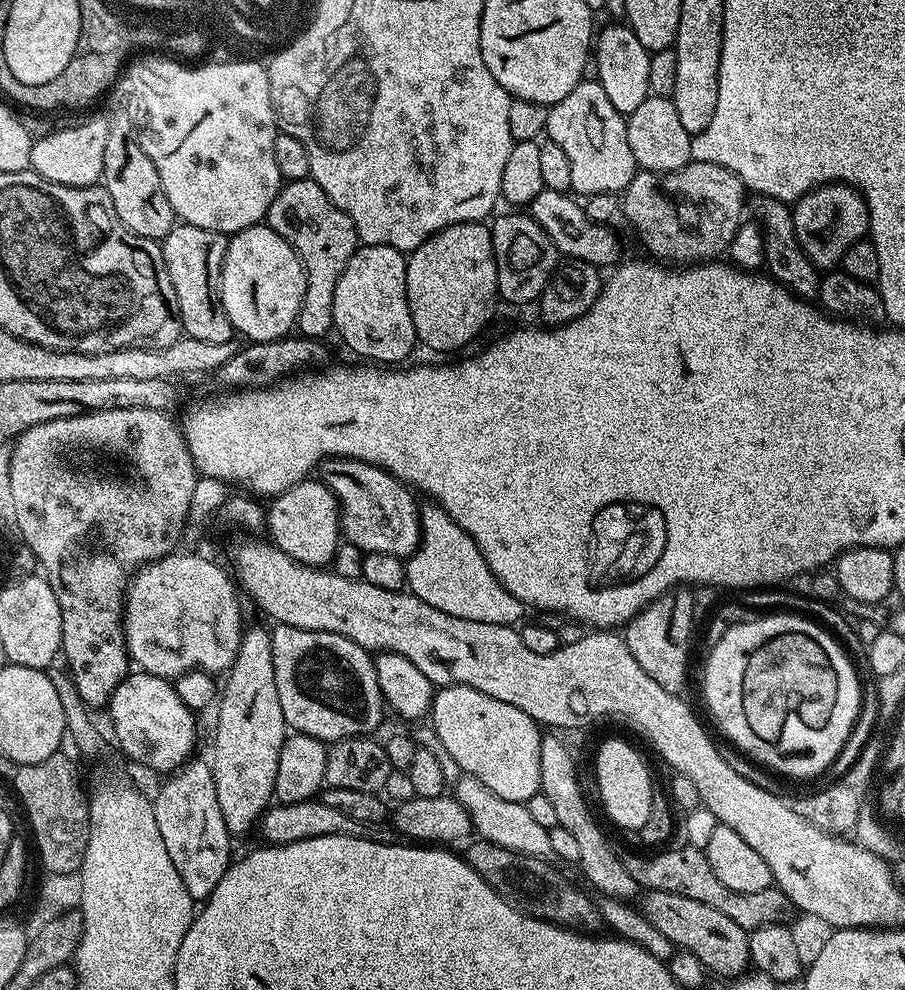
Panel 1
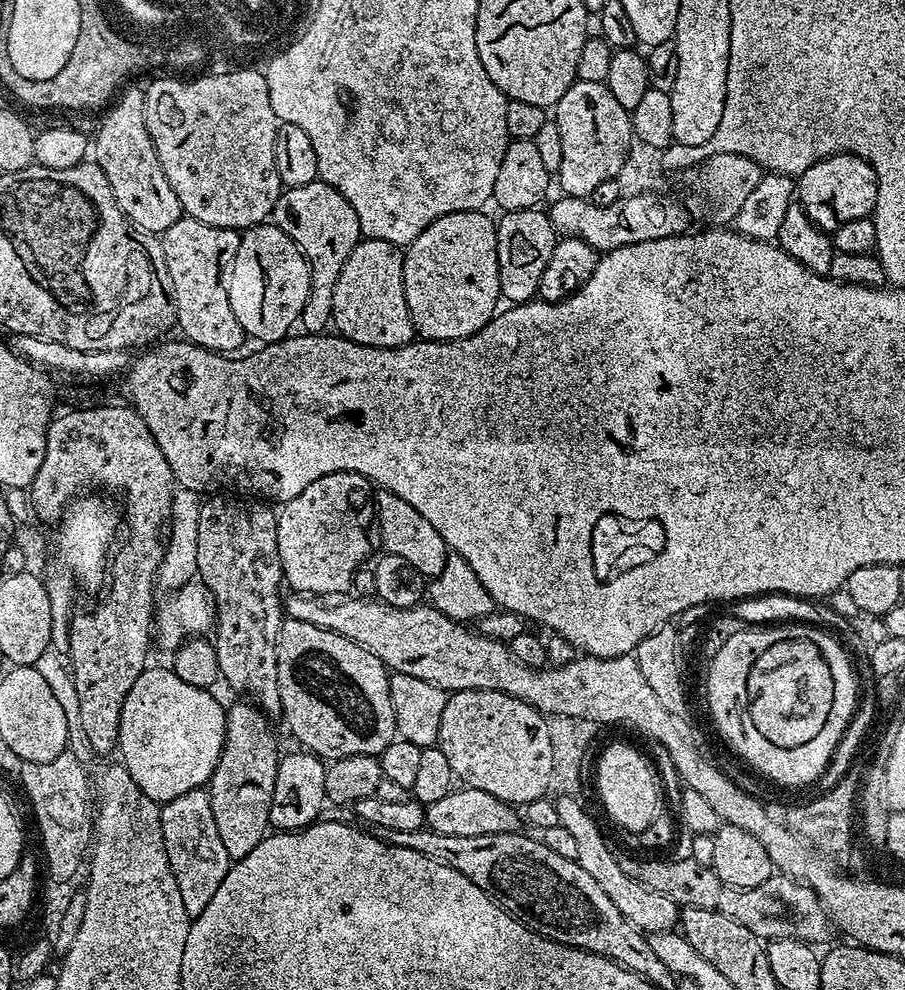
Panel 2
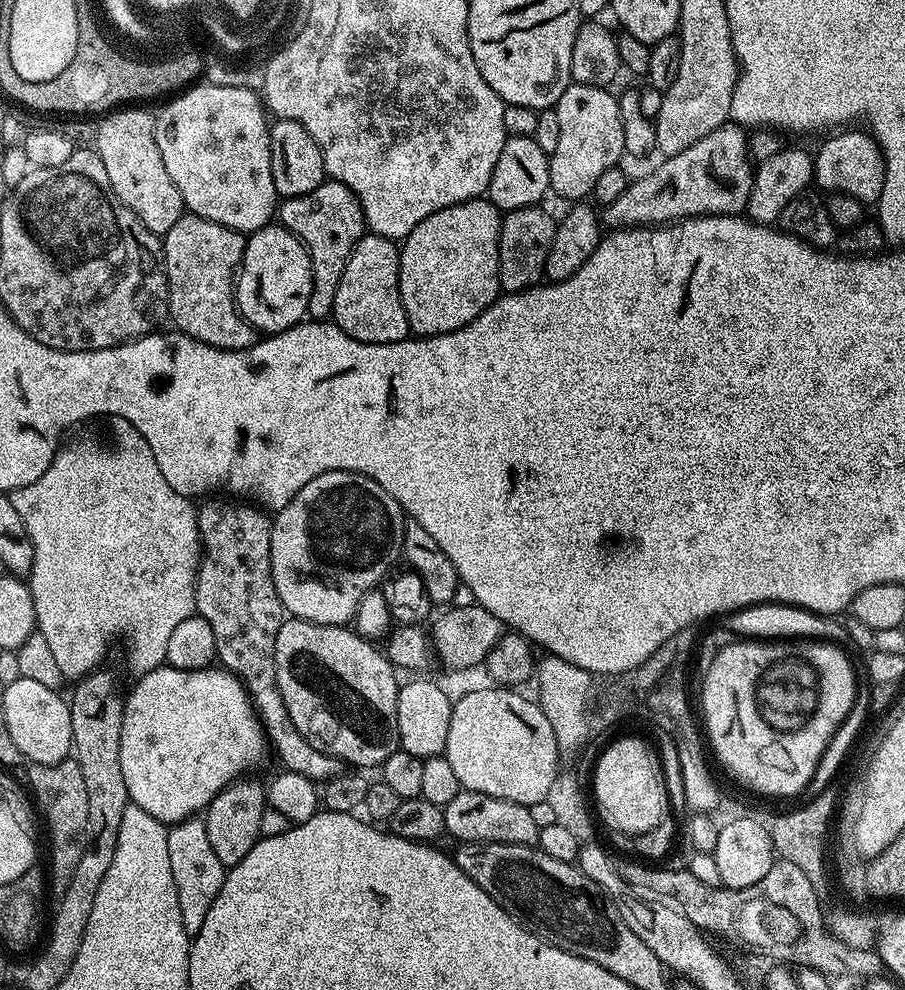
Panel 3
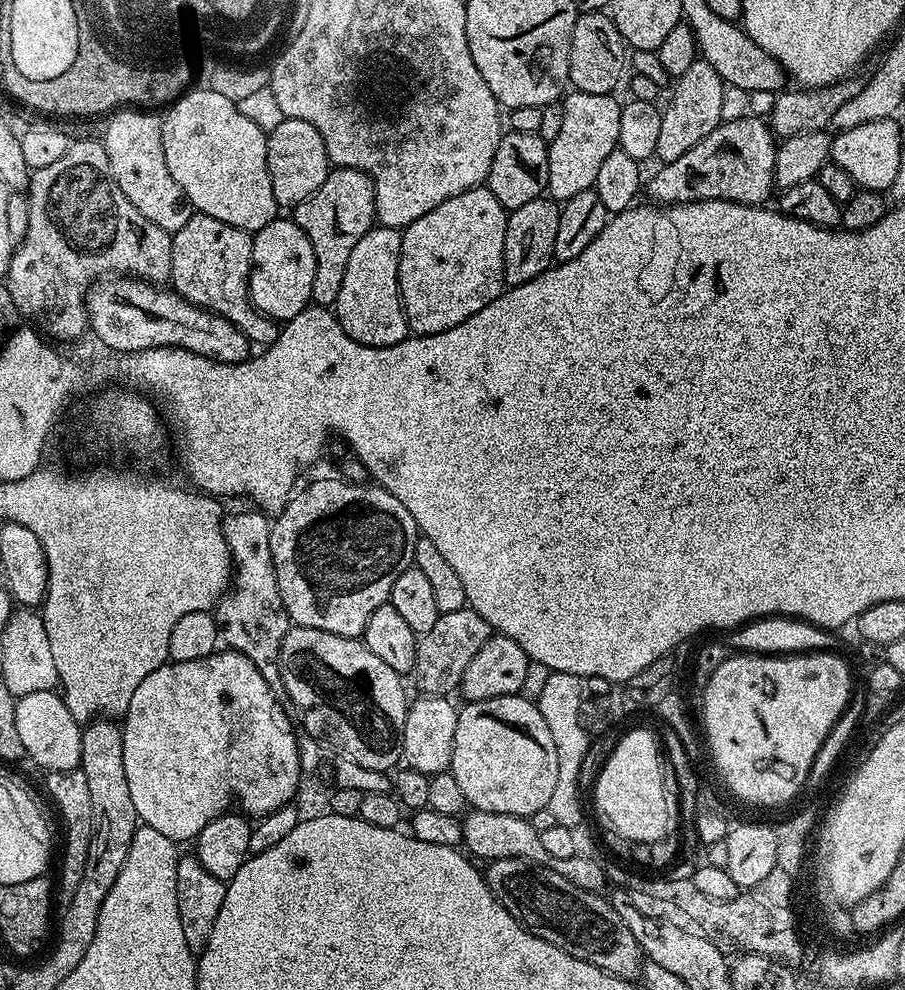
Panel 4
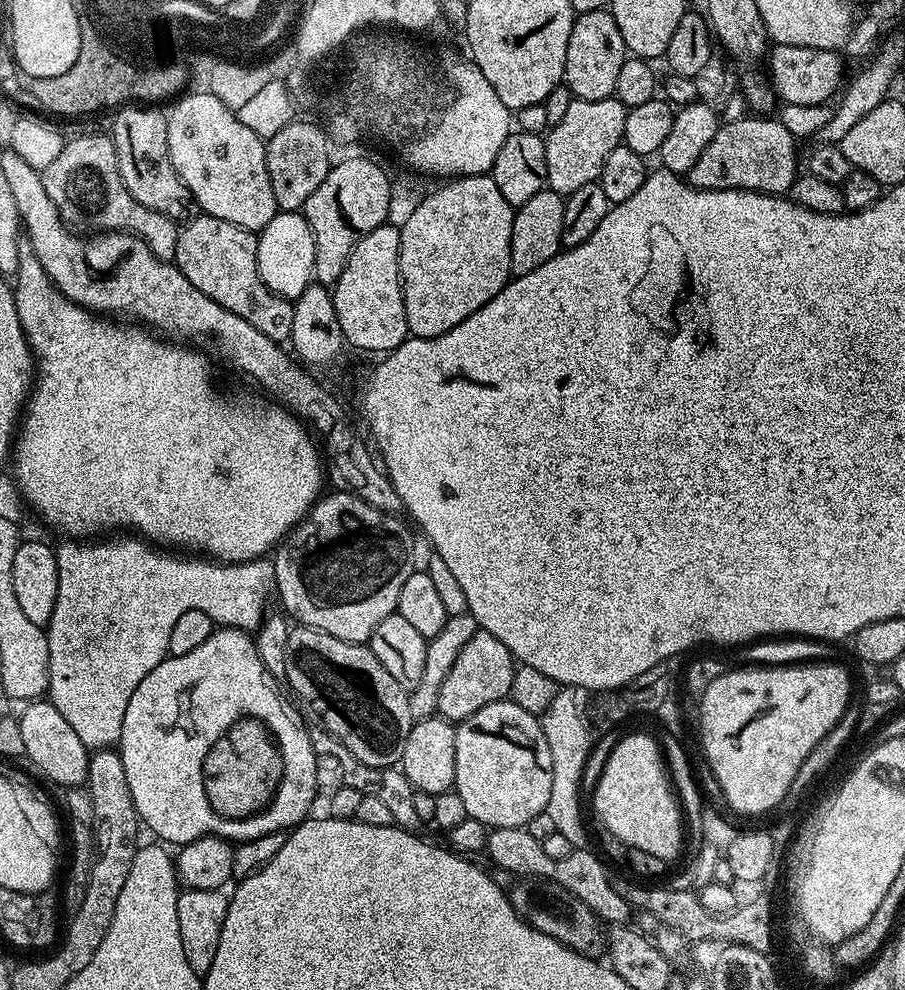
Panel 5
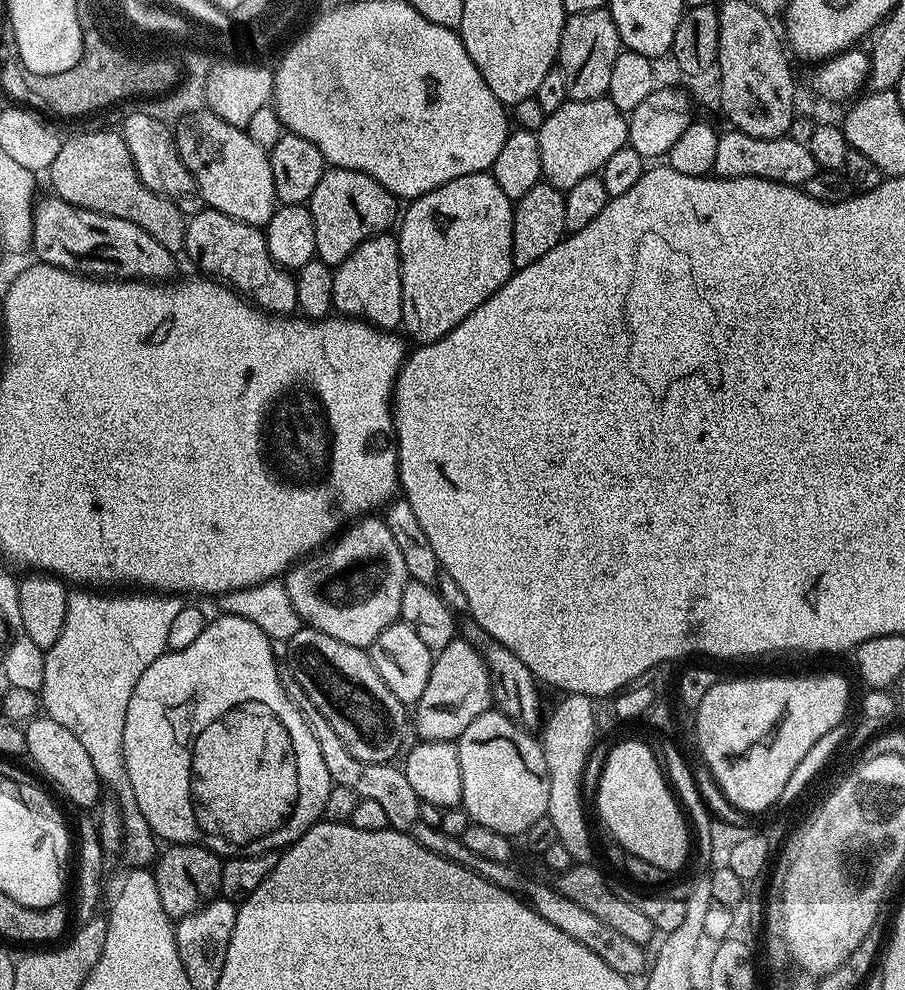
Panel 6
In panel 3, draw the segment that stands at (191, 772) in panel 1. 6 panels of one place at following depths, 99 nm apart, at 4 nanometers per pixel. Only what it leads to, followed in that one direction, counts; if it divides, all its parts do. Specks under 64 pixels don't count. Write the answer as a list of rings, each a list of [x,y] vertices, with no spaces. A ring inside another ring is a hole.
[[[189,818],[171,825],[168,828],[166,846],[170,849],[170,871],[174,873],[174,890],[178,890],[178,910],[182,910],[182,926],[189,934],[195,934],[198,930],[202,930],[202,922],[206,922],[206,914],[209,913],[210,906],[214,906],[214,898],[218,898],[218,890],[222,890],[226,869],[218,854],[214,854],[214,846],[210,846],[210,838],[206,838],[203,819]]]

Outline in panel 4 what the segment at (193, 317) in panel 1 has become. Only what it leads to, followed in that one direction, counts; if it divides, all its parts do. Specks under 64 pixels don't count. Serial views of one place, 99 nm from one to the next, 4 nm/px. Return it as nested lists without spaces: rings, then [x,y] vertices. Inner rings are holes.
[[[196,212],[182,230],[172,233],[170,284],[177,294],[186,297],[192,304],[234,322],[234,326],[238,326],[253,345],[267,346],[280,337],[281,325],[258,311],[248,293],[252,237],[253,233],[238,226],[230,226],[226,222],[218,222],[218,218]]]

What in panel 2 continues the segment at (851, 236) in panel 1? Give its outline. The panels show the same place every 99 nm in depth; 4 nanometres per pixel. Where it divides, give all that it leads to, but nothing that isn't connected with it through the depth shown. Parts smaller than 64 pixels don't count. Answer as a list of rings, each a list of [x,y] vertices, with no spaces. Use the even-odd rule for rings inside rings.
[[[839,152],[836,156],[827,156],[825,160],[814,162],[795,181],[794,192],[804,213],[824,232],[832,234],[840,224],[850,223],[853,220],[871,217],[876,211],[878,198],[878,178],[874,170],[862,158],[853,156],[850,152]]]

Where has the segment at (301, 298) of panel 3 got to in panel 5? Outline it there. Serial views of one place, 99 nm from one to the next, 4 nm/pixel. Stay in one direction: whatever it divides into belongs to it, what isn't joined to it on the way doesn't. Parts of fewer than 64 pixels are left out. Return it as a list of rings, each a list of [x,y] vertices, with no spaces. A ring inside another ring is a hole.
[[[277,211],[270,222],[260,229],[256,241],[258,242],[258,274],[262,282],[282,298],[295,302],[306,290],[306,286],[313,283],[314,277],[314,234],[308,225],[308,219],[303,211]]]

